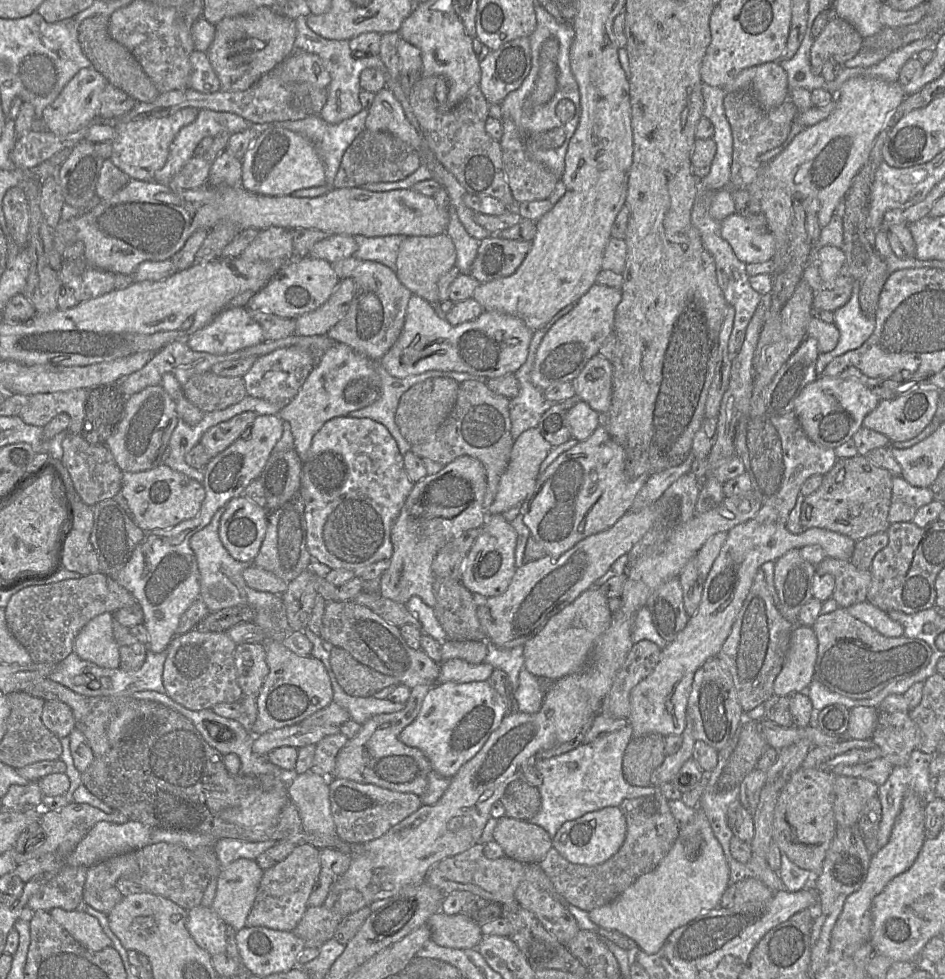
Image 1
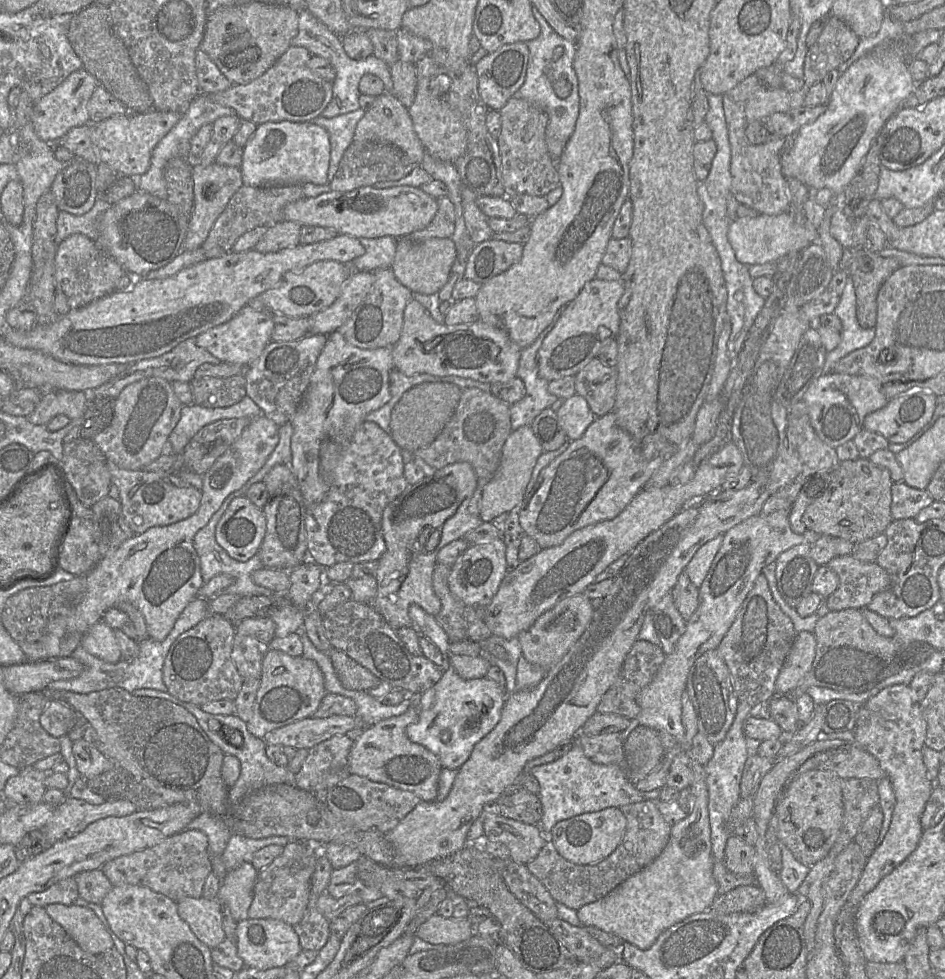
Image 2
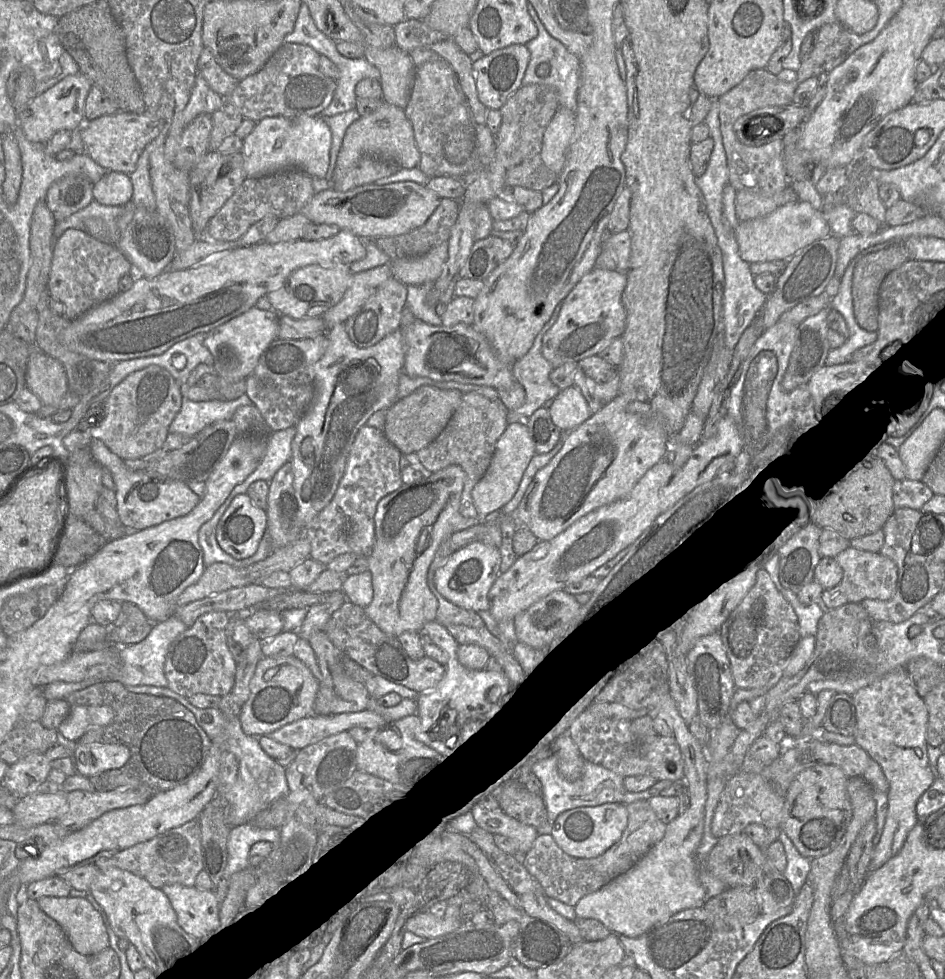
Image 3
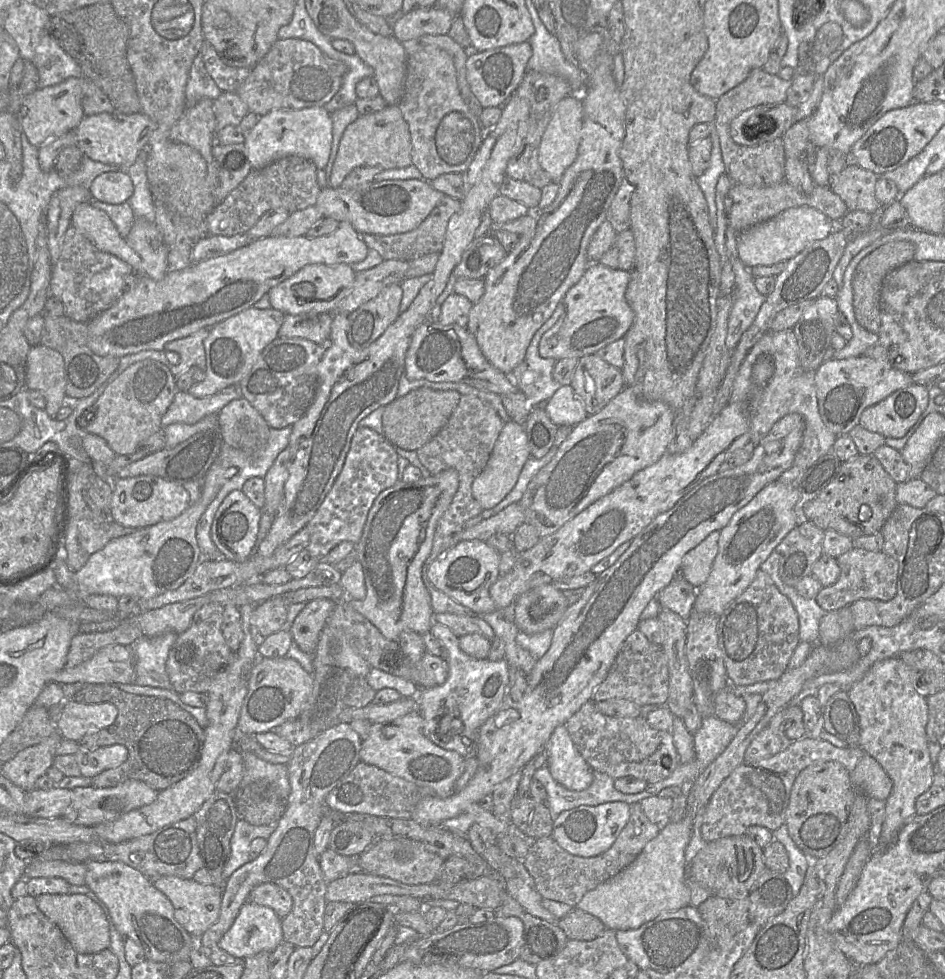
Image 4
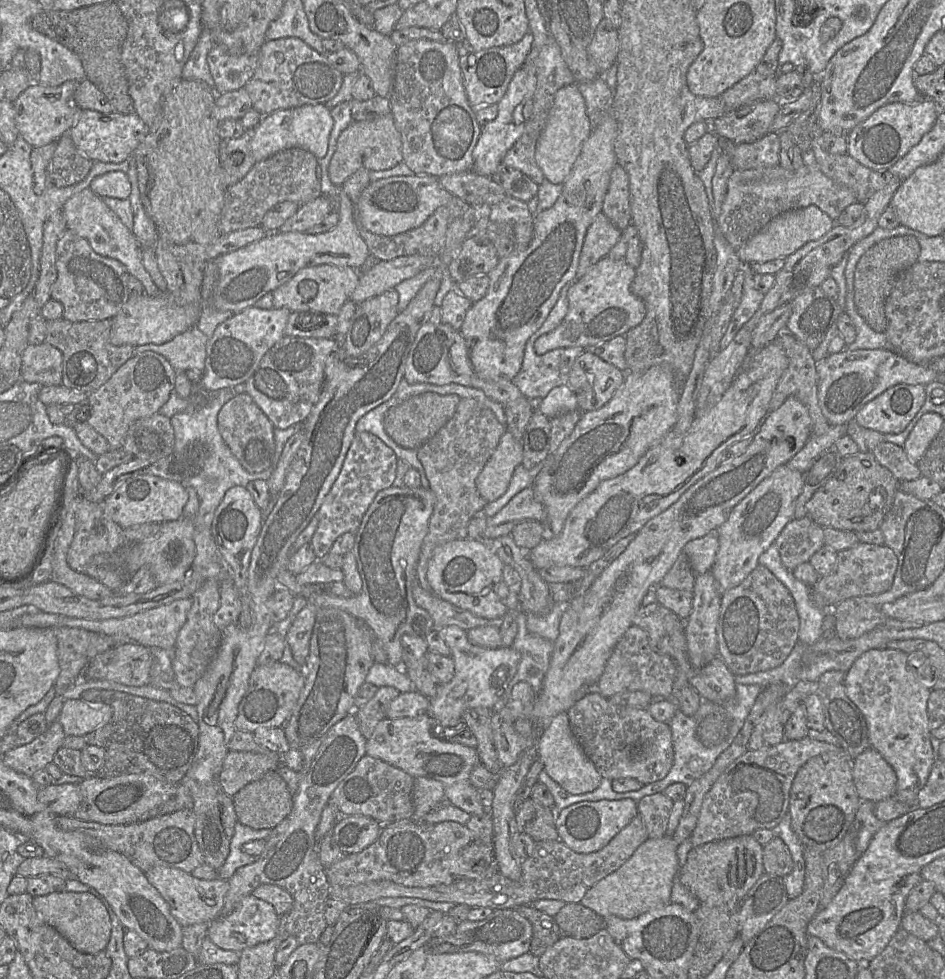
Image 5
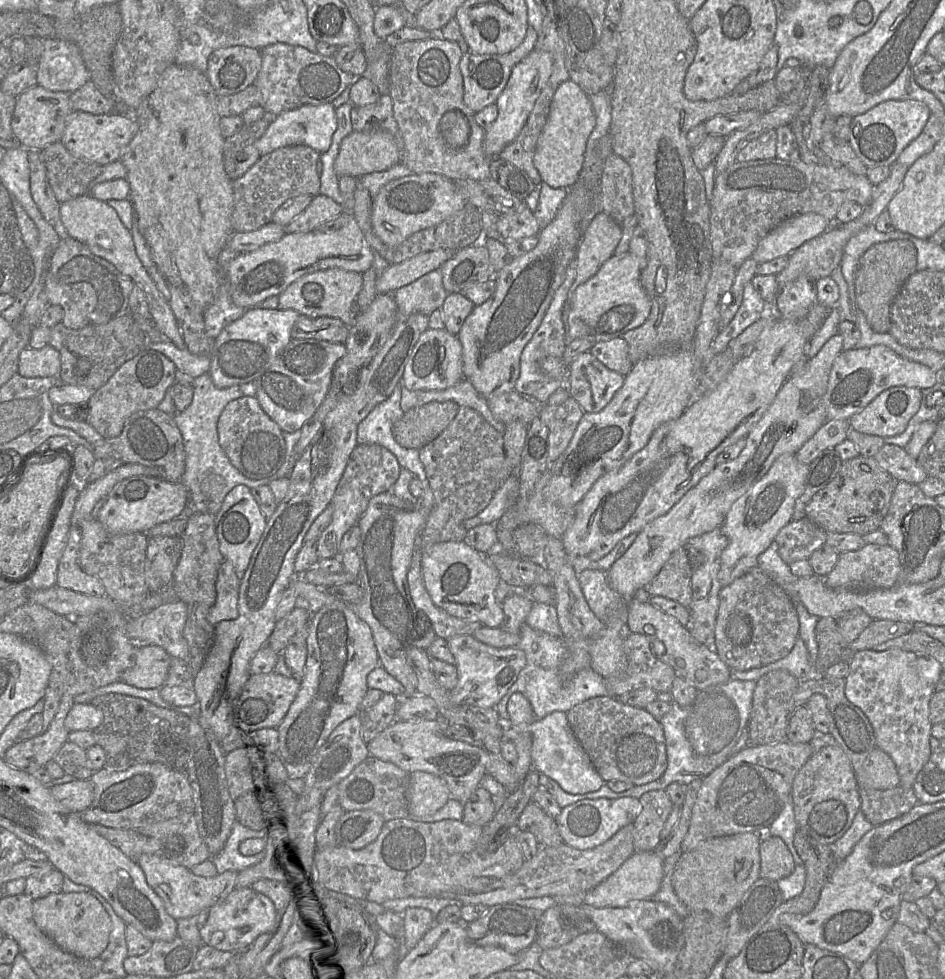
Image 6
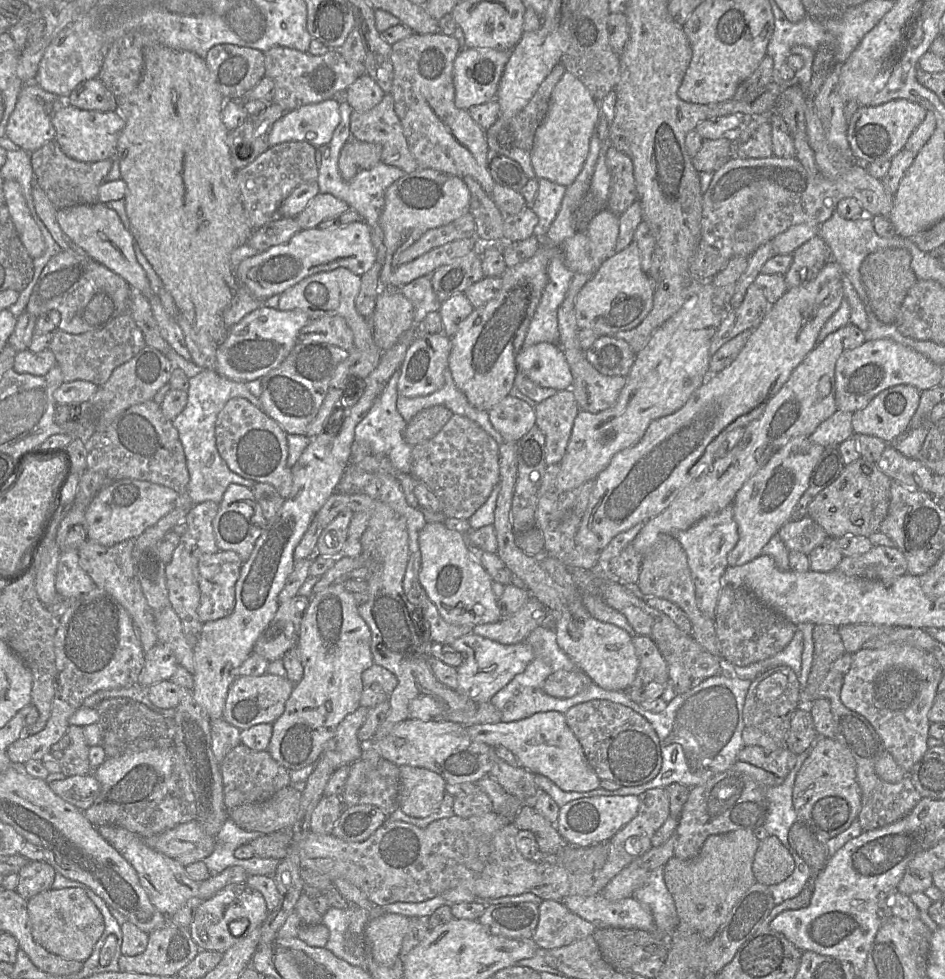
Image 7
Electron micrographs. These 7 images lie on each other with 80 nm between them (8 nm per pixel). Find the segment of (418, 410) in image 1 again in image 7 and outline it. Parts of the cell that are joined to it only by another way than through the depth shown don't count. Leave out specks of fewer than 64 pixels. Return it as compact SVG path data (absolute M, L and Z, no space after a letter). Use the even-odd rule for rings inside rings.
M443 405L421 410L406 425L404 439L410 446L427 442L435 437L454 413Z

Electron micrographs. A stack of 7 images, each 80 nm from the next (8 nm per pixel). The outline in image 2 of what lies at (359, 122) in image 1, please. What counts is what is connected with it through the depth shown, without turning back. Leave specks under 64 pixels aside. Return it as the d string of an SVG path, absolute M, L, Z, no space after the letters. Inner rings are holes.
M359 108L353 112L333 118L326 118L320 115L310 121L324 128L330 137L331 155L328 169L329 183L333 180L345 151L353 142L356 125L365 113L363 109Z

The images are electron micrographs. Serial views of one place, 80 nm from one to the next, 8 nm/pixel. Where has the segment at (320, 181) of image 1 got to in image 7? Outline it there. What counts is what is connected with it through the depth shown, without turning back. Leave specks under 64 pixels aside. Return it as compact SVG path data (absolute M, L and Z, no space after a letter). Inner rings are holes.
M328 99L285 112L270 131L269 147L288 141L305 141L315 148L329 143L340 122L339 105Z

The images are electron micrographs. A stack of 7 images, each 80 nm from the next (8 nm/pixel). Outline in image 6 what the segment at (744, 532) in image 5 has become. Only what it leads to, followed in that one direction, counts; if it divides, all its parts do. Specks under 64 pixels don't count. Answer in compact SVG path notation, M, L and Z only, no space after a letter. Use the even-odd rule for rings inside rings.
M783 454L773 462L762 478L755 482L747 492L731 505L726 514L725 521L720 527L728 540L728 544L720 556L718 580L722 587L729 585L735 579L757 567L758 556L769 547L778 531L792 520L794 504L804 490L808 470L809 465L800 463L796 459L795 454Z

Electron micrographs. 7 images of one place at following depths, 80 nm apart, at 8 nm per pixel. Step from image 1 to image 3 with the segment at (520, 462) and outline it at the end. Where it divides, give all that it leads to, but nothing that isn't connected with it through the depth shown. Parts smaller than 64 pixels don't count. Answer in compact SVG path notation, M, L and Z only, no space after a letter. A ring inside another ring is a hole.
M517 422L509 423L496 444L489 468L472 490L474 504L479 514L478 519L482 519L494 511L499 511L512 499L535 454L535 446L527 425Z

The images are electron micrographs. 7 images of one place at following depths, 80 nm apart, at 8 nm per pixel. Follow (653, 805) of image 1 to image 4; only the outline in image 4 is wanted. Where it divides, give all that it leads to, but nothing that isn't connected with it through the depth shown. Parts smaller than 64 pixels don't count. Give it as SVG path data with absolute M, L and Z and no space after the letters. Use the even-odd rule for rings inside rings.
M640 802L631 804L630 812L628 823L613 845L598 856L581 857L570 854L552 836L536 839L522 861L533 877L535 888L543 899L563 902L574 908L587 892L615 876L633 862L661 830L648 819Z

